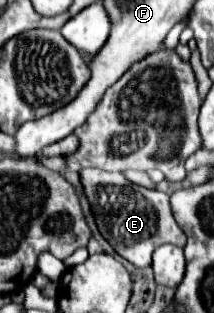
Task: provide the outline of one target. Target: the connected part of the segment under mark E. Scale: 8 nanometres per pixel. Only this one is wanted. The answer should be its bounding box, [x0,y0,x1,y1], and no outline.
[79,168,185,266]

